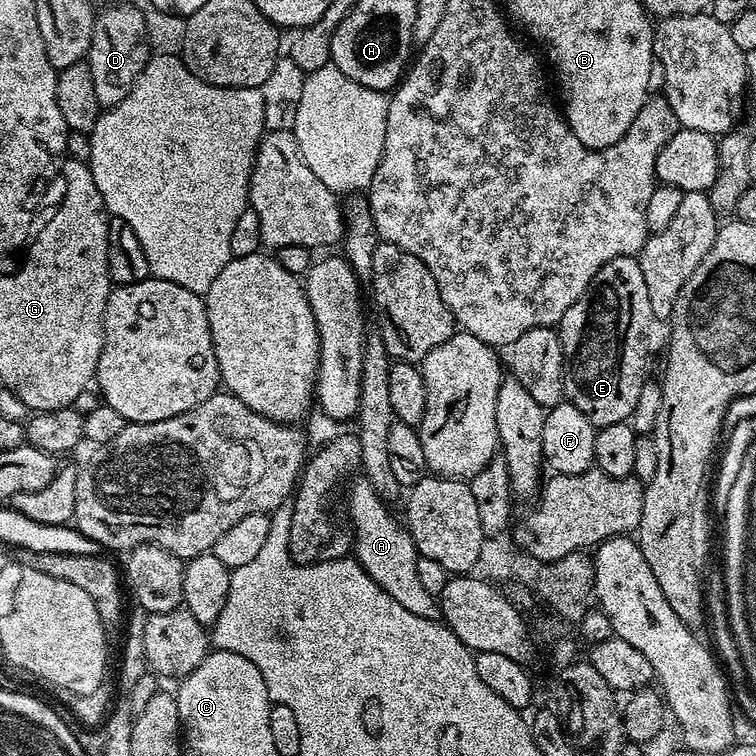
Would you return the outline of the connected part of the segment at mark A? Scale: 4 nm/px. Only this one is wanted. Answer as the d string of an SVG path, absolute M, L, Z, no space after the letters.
M363 478L351 481L352 489L348 492L348 516L352 519L351 539L354 541L354 559L398 602L410 610L410 614L418 614L418 618L440 620L442 613L437 597L430 595L418 578L418 553L416 543L403 523L396 521L389 505L374 490L374 486Z

